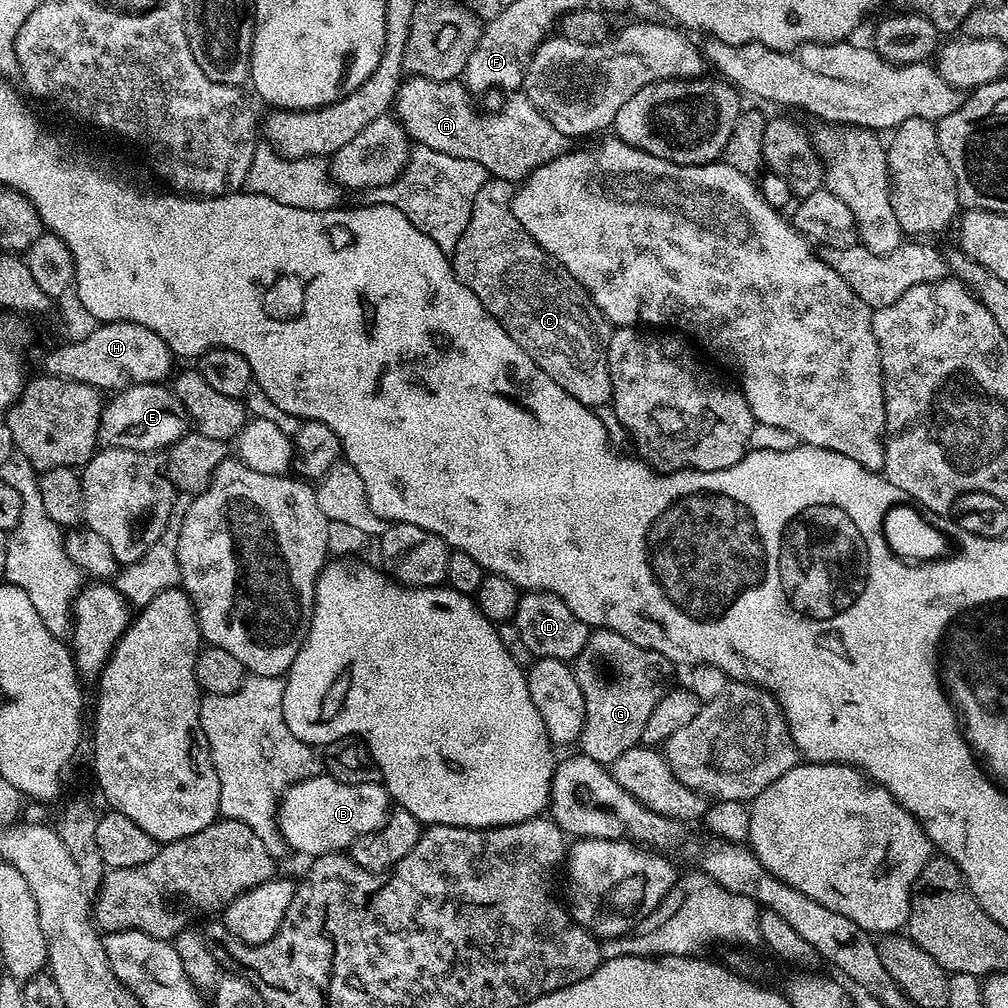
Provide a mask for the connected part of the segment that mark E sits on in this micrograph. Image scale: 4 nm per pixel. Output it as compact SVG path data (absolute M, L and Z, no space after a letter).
M163 383L139 384L117 392L105 403L100 419L101 445L125 448L135 452L155 453L156 448L167 449L189 431L190 421L182 402L173 394L171 387Z

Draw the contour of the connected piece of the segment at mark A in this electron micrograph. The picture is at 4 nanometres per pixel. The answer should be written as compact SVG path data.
M408 76L396 91L394 115L408 134L409 141L430 146L454 158L478 162L489 177L509 182L523 182L538 166L569 151L569 137L564 136L523 94L512 94L497 116L479 116L472 109L473 97L463 83Z

